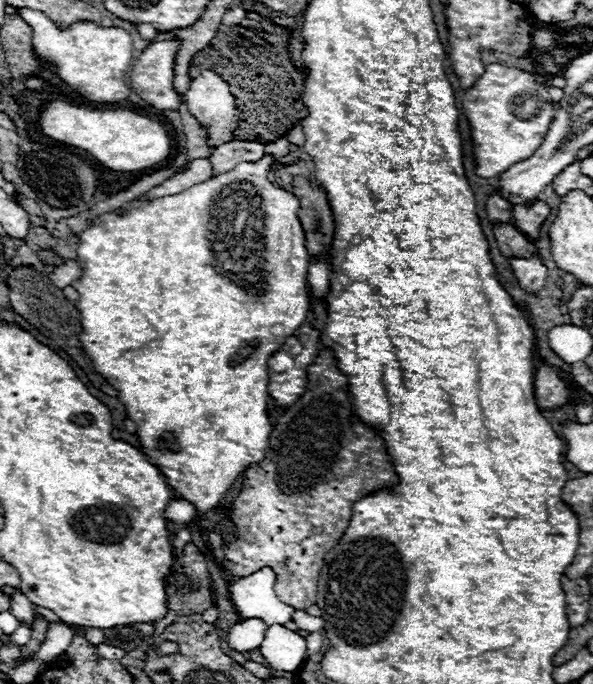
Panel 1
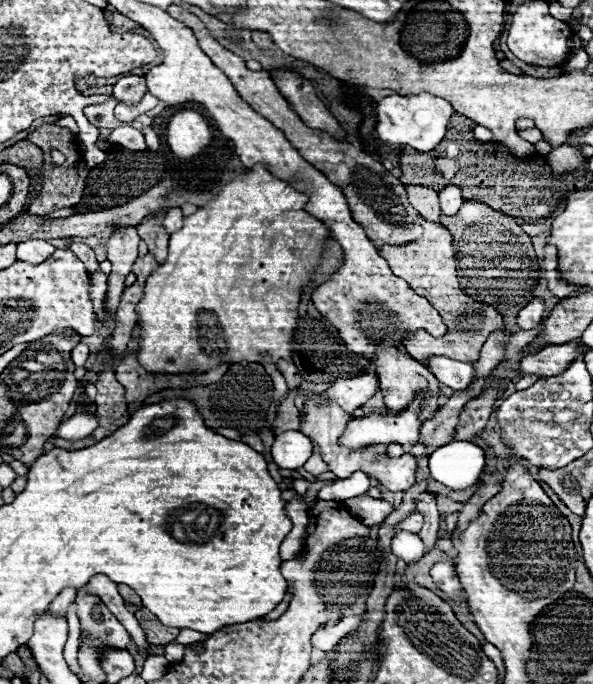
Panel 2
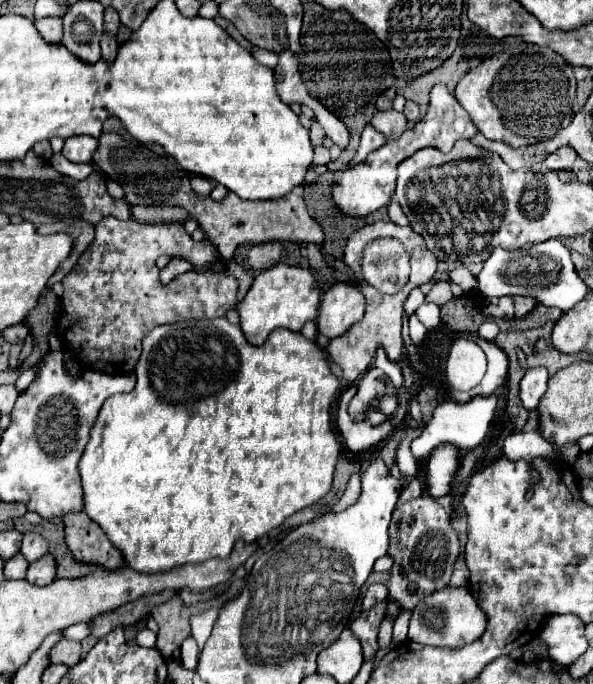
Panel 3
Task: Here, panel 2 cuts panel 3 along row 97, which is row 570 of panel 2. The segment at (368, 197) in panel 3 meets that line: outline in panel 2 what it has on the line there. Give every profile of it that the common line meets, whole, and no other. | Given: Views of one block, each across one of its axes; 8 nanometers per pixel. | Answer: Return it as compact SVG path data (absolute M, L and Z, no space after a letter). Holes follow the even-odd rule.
M444 560L444 562L434 564L432 570L430 570L430 576L432 576L432 580L438 584L438 588L444 590L450 598L454 598L454 600L466 600L466 592L462 590L460 582L456 580L454 560L452 560L452 562Z

